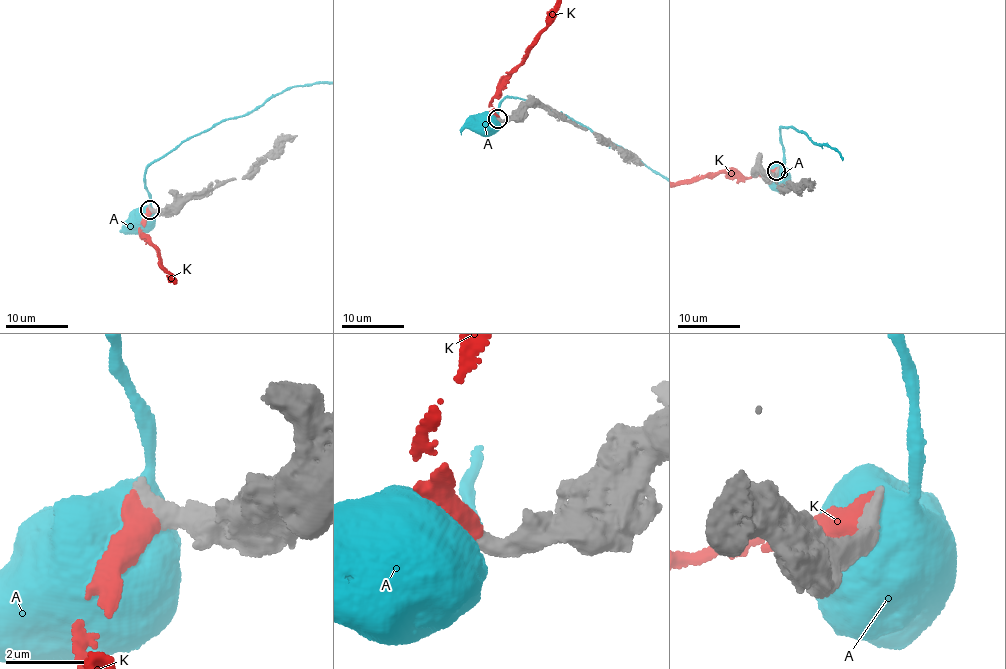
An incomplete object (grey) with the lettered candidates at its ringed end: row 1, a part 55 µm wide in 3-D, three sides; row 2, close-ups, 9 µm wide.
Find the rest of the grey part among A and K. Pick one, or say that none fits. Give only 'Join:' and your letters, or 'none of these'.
Join: K

